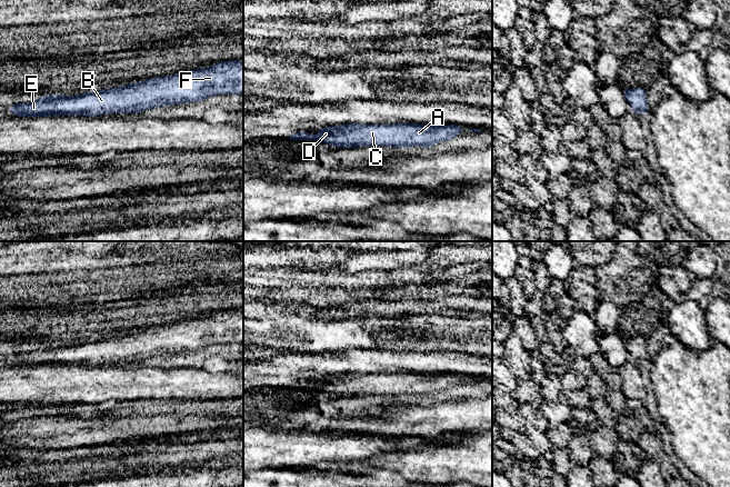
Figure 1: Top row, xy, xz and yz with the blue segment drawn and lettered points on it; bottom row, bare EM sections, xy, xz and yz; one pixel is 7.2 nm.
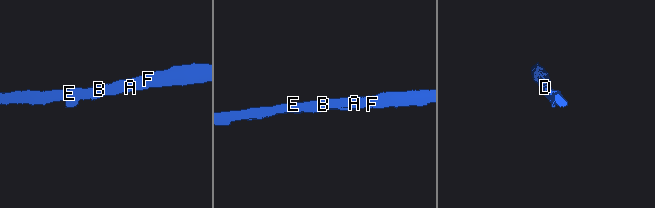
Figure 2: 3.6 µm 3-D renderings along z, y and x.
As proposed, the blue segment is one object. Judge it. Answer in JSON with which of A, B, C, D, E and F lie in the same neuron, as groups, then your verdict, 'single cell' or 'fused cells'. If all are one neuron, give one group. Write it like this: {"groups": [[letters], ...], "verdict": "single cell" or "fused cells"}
{"groups": [["A", "B", "C", "D", "E", "F"]], "verdict": "single cell"}

